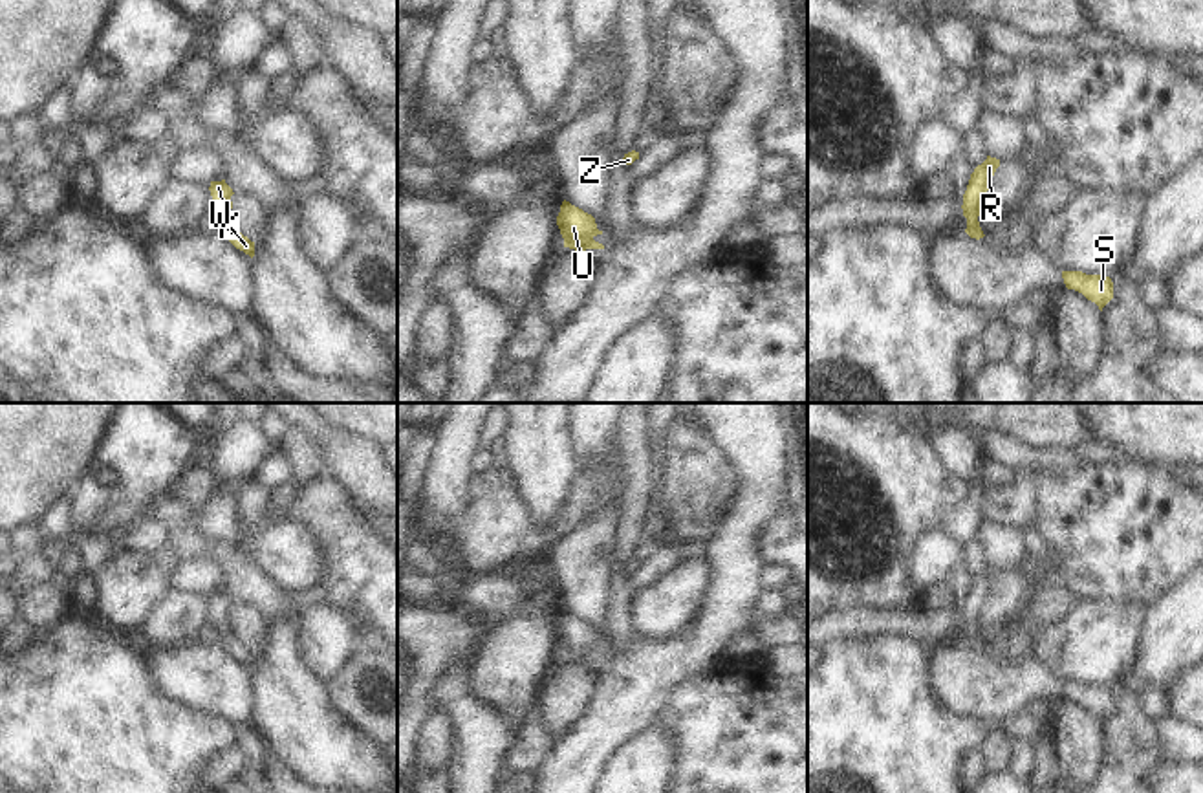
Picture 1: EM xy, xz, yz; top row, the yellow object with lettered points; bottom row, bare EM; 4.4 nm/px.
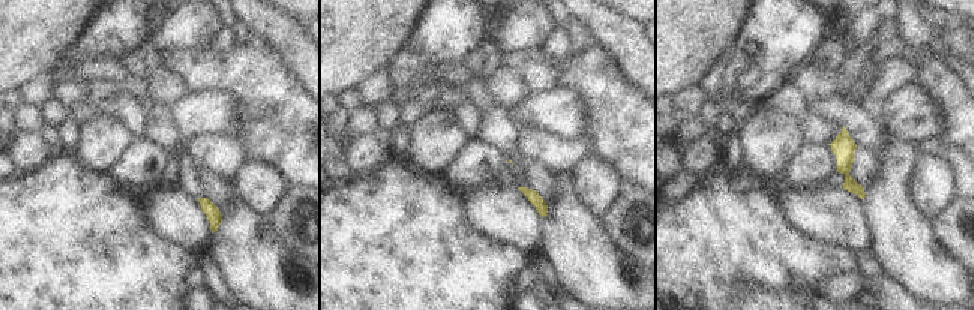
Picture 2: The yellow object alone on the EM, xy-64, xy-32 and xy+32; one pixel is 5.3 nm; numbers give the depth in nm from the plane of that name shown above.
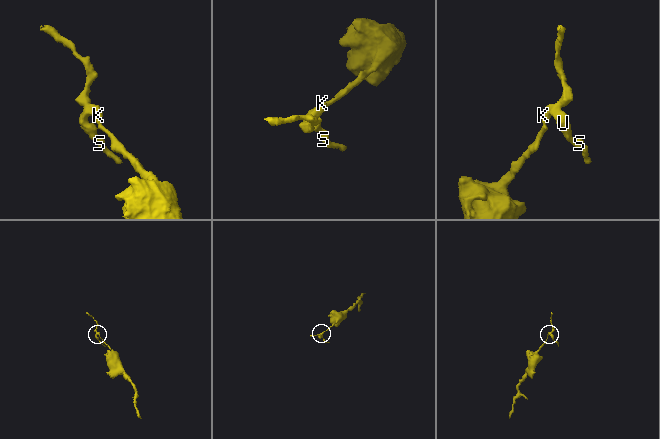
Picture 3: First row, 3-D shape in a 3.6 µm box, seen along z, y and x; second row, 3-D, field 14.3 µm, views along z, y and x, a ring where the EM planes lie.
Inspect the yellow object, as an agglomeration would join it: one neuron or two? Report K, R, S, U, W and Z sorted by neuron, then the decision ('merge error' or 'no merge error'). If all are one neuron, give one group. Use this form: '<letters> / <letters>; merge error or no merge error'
K R S U W Z; no merge error

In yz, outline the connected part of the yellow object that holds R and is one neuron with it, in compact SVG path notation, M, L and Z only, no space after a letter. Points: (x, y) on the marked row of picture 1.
M987 156L987 159L981 165L978 165L970 174L967 190L963 194L963 205L961 205L963 216L967 218L965 233L970 238L980 240L985 236L980 227L978 216L998 167L1000 167L1000 159Z

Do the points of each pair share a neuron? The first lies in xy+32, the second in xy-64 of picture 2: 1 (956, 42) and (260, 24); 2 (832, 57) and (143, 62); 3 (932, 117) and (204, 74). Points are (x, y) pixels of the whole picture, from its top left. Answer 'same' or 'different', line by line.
1: same
2: same
3: different

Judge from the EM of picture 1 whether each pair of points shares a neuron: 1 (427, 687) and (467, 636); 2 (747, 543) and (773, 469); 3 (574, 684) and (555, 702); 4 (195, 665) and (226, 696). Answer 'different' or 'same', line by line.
1: same
2: same
3: same
4: same

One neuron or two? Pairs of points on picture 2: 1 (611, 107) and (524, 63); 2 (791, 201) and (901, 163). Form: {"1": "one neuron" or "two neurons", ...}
{"1": "one neuron", "2": "two neurons"}

